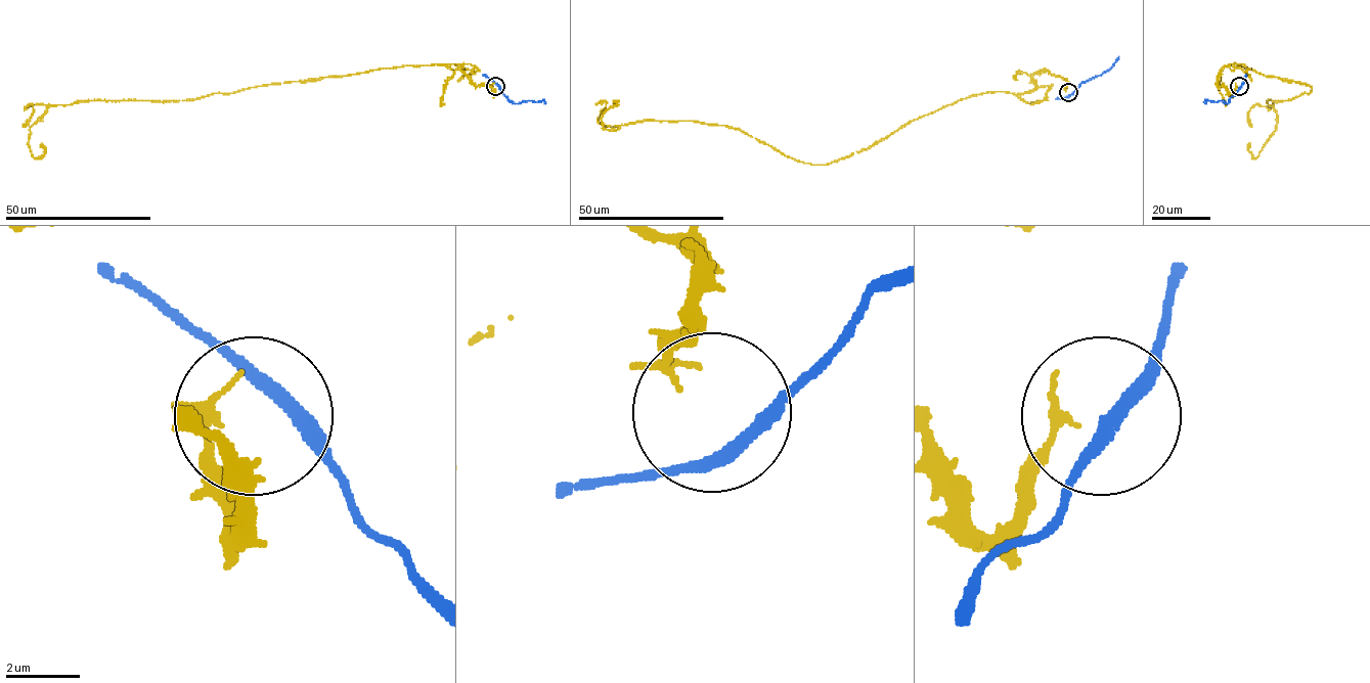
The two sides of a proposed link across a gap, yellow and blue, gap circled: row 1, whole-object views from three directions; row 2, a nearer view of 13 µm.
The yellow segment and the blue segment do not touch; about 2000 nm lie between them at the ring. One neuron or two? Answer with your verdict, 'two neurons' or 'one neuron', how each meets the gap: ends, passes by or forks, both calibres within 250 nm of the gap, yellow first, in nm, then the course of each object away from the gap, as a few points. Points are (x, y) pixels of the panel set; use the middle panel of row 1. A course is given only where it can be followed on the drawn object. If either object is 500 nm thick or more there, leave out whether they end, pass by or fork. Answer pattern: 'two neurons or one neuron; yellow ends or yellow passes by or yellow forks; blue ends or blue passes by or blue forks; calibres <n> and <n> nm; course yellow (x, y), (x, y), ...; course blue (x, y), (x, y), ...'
one neuron; yellow forks; blue passes by; calibres 110 and 380 nm; course yellow (1065, 91), (1039, 71), (1030, 91), (959, 100), (819, 165), (724, 126), (604, 129), (614, 102); course blue (1069, 95), (1080, 83), (1106, 72), (1118, 56)

